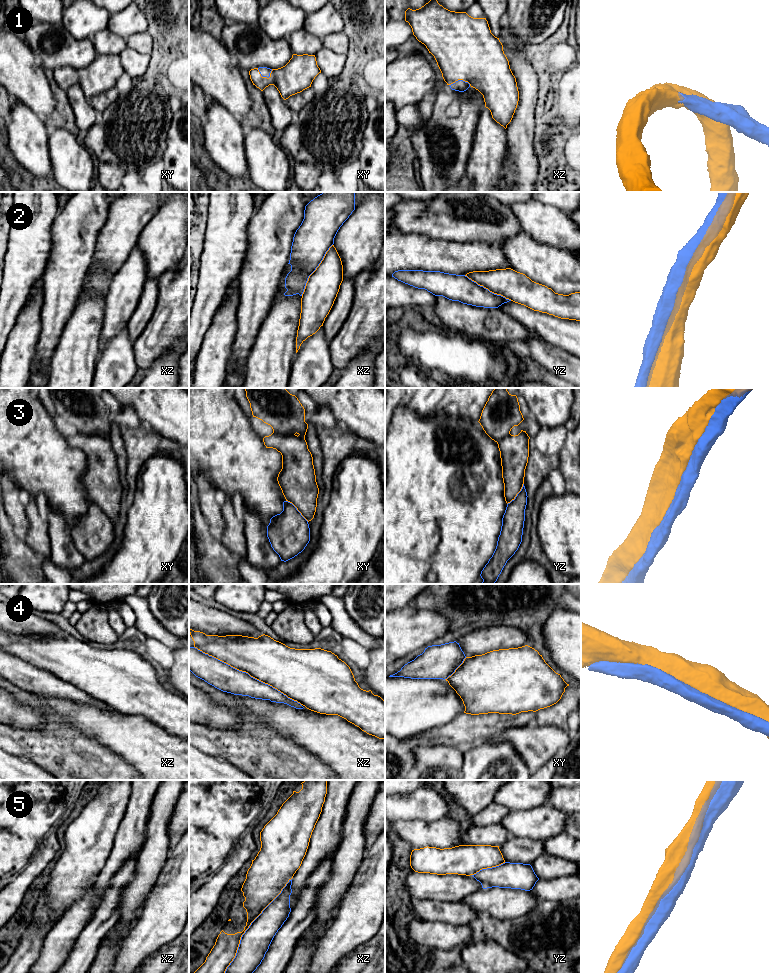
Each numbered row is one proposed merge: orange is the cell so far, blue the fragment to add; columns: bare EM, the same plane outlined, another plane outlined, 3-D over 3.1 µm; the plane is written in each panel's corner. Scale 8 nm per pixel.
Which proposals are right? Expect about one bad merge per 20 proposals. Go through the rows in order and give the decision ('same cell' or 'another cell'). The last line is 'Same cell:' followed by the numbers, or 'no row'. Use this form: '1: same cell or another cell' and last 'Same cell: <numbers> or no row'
1: same cell
2: another cell
3: same cell
4: same cell
5: another cell
Same cell: 1, 3, 4

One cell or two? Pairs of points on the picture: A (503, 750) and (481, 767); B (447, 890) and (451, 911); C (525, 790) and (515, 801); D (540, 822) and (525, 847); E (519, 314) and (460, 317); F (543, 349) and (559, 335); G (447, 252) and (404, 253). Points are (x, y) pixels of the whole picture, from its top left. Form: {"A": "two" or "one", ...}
{"A": "one", "B": "two", "C": "one", "D": "two", "E": "two", "F": "two", "G": "one"}

